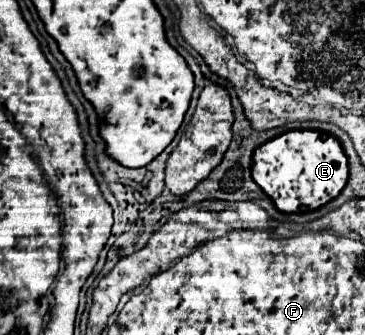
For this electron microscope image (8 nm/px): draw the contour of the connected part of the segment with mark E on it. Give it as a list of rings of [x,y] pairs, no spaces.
[[[292,130],[262,144],[254,152],[252,178],[280,212],[318,210],[334,200],[346,186],[348,158],[340,142],[330,134],[318,130]]]

